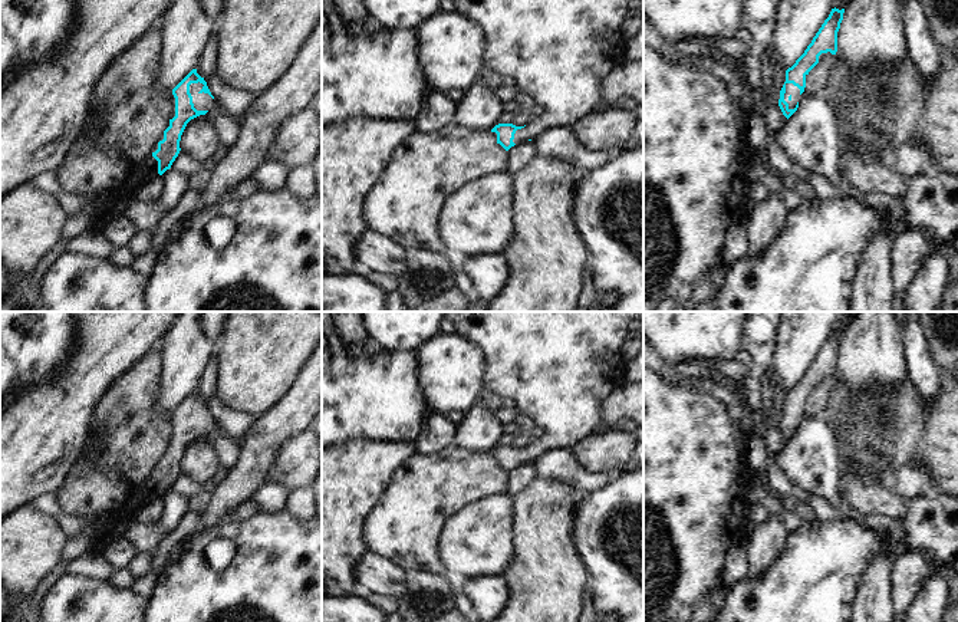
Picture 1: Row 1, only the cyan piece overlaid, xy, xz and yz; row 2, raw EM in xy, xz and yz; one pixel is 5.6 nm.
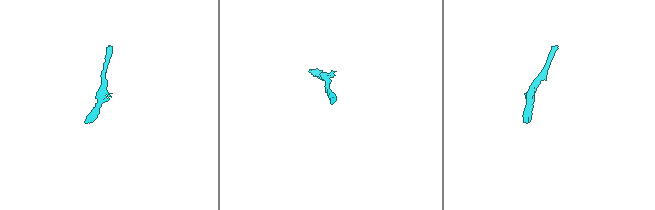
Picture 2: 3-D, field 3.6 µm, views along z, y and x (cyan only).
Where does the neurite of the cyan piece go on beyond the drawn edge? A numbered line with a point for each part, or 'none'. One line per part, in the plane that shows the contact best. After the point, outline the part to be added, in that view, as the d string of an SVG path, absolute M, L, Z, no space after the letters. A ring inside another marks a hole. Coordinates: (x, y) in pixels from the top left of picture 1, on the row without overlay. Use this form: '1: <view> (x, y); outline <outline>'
1: xy (203, 423); outline M191 405L190 415L192 418L192 425L197 432L215 432L220 430L215 421L213 421L208 415L201 415L203 405Z

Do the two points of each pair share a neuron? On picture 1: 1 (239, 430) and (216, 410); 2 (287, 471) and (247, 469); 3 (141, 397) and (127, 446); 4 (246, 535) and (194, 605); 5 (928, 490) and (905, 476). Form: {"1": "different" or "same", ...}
{"1": "same", "2": "different", "3": "same", "4": "same", "5": "same"}

